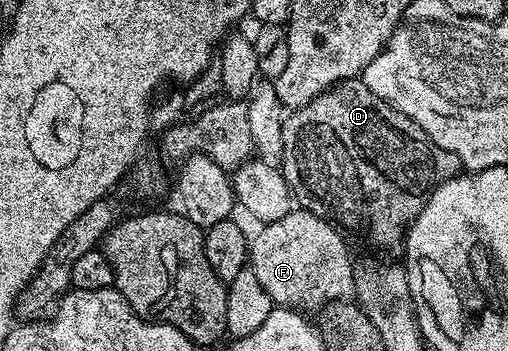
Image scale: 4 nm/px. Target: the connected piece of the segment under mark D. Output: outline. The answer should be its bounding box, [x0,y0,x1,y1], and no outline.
[279,78,463,248]

